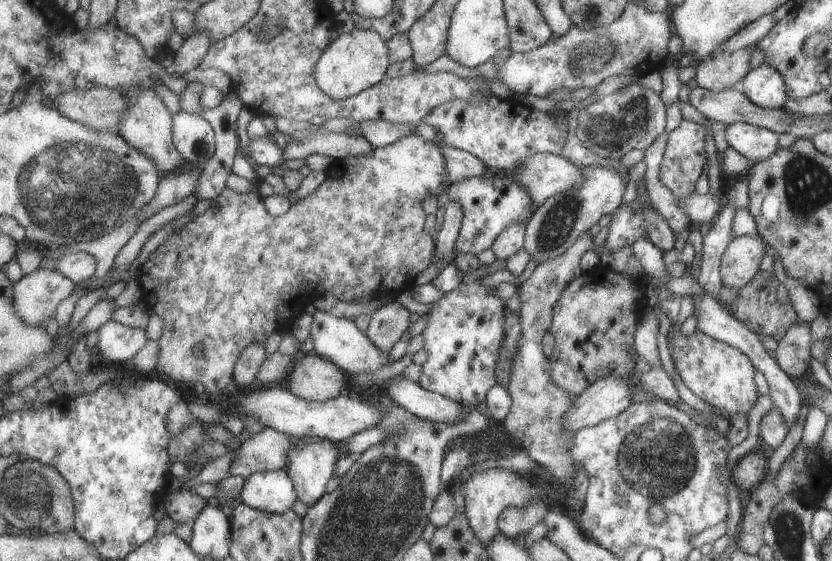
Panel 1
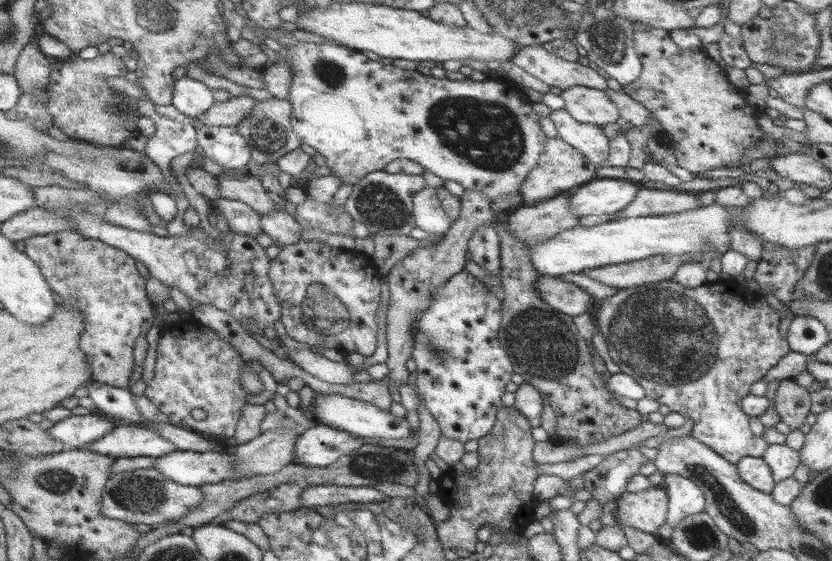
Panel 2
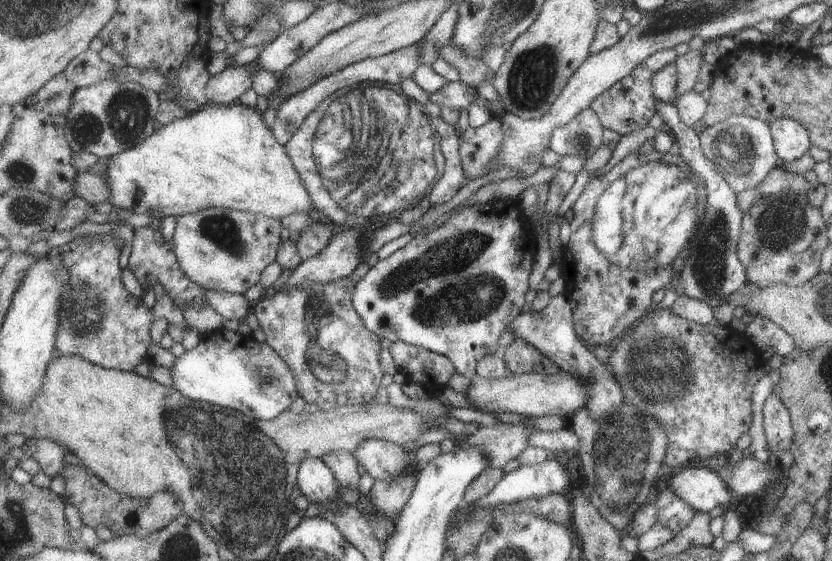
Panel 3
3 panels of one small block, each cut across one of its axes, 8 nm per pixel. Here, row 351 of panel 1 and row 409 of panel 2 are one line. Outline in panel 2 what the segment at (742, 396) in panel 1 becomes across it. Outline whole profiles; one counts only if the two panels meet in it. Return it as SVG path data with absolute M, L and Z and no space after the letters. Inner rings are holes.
M732 277L696 288L670 280L620 289L598 302L591 312L596 328L607 339L612 360L624 374L634 377L645 388L646 398L668 406L672 412L692 418L691 436L736 466L745 457L761 458L767 453L768 442L750 432L748 414L738 406L738 401L750 394L750 386L754 382L764 378L791 352L790 343L778 332L782 314L787 313L789 308L774 312L764 297L752 296L740 288Z

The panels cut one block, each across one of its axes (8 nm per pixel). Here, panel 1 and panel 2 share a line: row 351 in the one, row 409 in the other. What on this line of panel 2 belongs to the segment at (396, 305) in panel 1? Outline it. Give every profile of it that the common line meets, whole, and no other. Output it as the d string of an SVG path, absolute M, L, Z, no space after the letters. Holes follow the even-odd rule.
M465 190L464 195L461 197L460 217L453 222L452 227L443 239L433 246L427 248L419 247L404 261L396 264L396 266L392 266L392 270L386 275L390 287L390 298L388 311L386 312L386 339L389 355L385 363L390 369L390 373L382 381L372 381L370 383L356 381L348 385L324 382L324 380L312 376L312 374L306 372L300 366L296 366L292 361L280 359L273 351L262 347L252 337L252 334L241 326L228 312L223 312L208 304L200 304L194 308L190 316L203 326L208 326L215 333L218 333L222 339L226 339L230 345L236 347L245 361L260 361L262 366L266 367L273 374L275 381L281 385L282 390L286 390L286 381L290 380L290 378L302 378L306 385L316 393L336 393L354 399L361 399L380 407L380 410L389 411L393 398L390 395L390 384L388 382L392 382L394 386L408 383L409 371L406 369L406 362L412 356L412 343L414 343L414 334L412 334L413 322L429 306L432 291L436 287L442 287L451 276L465 270L468 242L472 234L476 231L476 227L494 223L495 221L496 216L492 212L491 200L480 190Z

